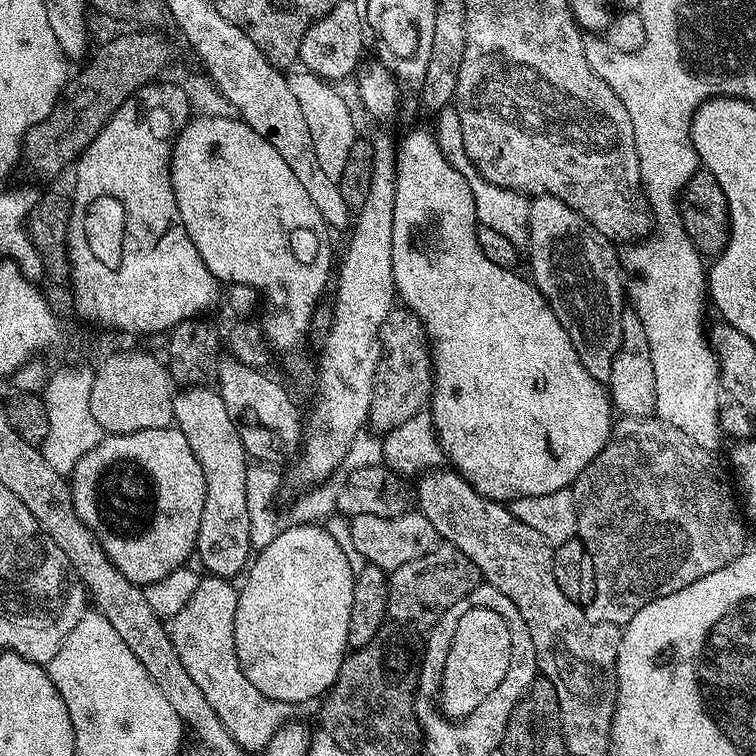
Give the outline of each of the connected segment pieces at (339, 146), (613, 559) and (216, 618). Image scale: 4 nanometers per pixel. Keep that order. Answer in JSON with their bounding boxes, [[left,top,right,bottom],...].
[[286,70,358,181],[571,416,746,626],[179,578,276,716]]

